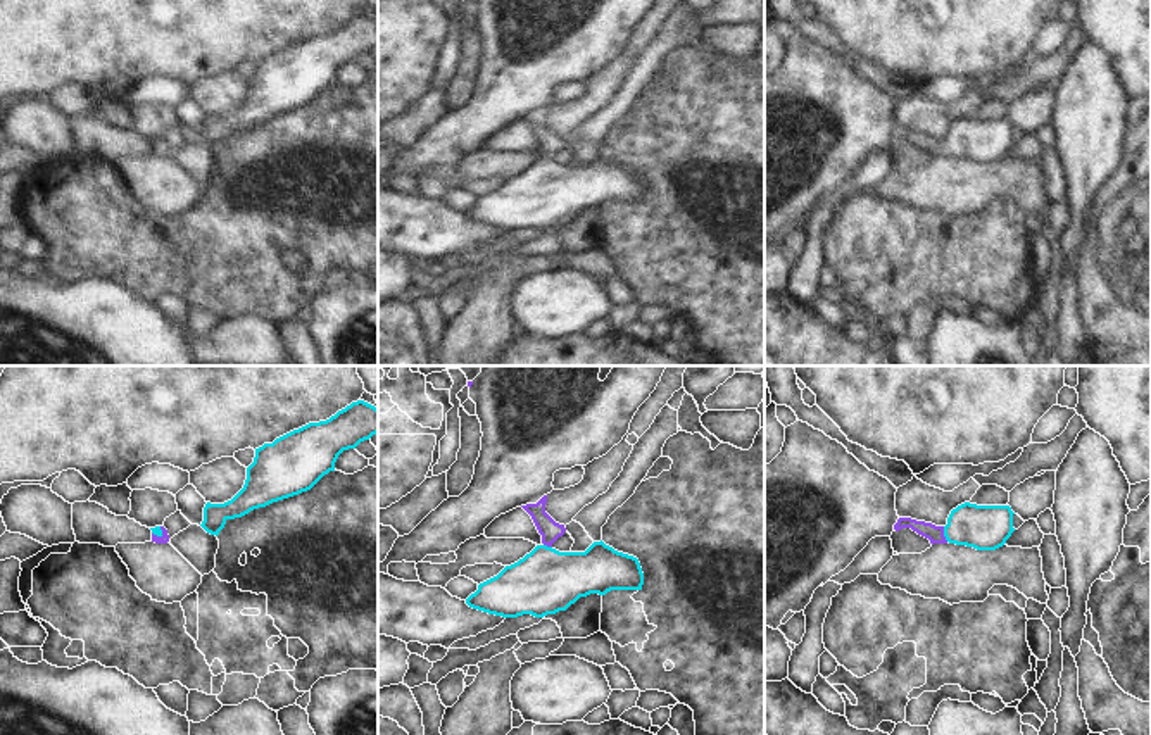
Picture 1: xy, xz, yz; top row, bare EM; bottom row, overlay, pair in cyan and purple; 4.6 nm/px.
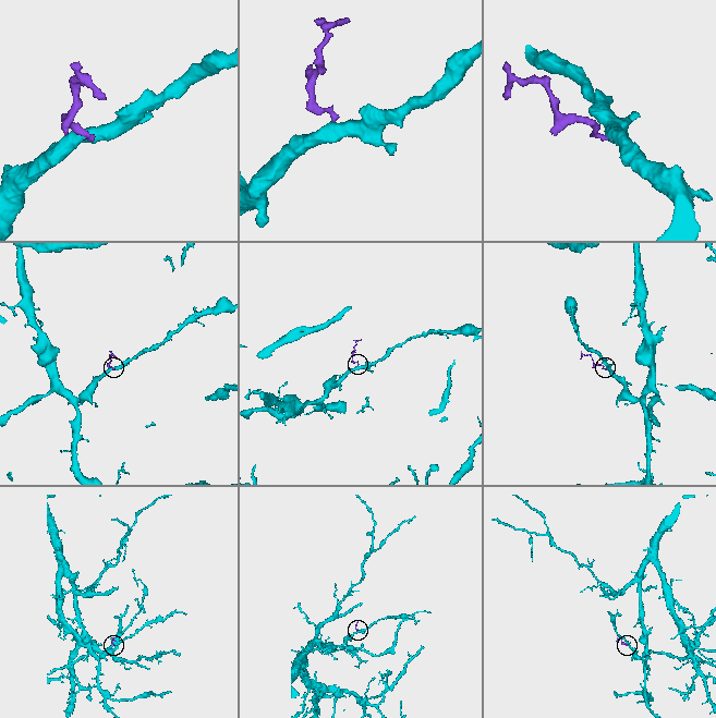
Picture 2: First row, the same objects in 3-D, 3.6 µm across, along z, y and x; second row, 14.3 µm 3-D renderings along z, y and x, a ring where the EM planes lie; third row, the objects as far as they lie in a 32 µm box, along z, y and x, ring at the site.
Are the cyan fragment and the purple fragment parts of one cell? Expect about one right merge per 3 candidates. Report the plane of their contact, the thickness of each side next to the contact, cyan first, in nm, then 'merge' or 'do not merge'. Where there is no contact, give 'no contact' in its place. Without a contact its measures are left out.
contact in yz; calibres 200 and 80 nm; merge

